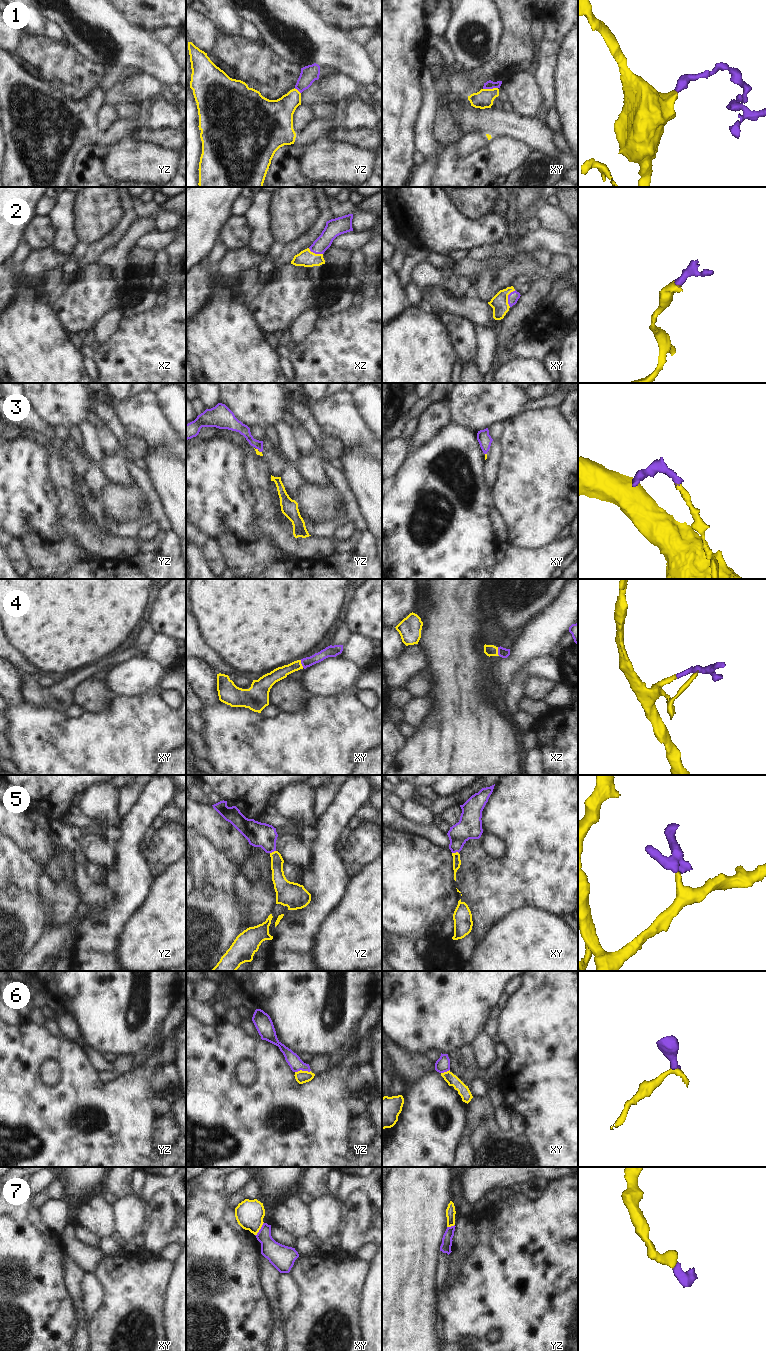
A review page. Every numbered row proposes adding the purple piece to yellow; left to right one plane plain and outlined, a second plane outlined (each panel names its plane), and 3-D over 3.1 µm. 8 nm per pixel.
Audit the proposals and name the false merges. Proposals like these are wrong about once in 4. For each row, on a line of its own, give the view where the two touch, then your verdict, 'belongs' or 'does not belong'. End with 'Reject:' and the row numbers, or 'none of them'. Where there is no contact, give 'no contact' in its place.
1: xy | does not belong
2: xy | belongs
3: no contact | belongs
4: xz | belongs
5: xy | belongs
6: yz | does not belong
7: xy | does not belong
Reject: 1, 6, 7

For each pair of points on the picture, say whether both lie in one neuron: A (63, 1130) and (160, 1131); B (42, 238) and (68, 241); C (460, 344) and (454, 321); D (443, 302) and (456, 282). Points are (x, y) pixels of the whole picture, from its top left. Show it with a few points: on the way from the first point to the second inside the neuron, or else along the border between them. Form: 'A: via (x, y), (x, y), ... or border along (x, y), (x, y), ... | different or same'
A: border along (155, 1118), (151, 1132) | different
B: border along (47, 216), (53, 230), (51, 246) | different
C: via (460, 338), (460, 329), (458, 327) | same
D: border along (440, 286), (456, 296), (464, 295) | different

